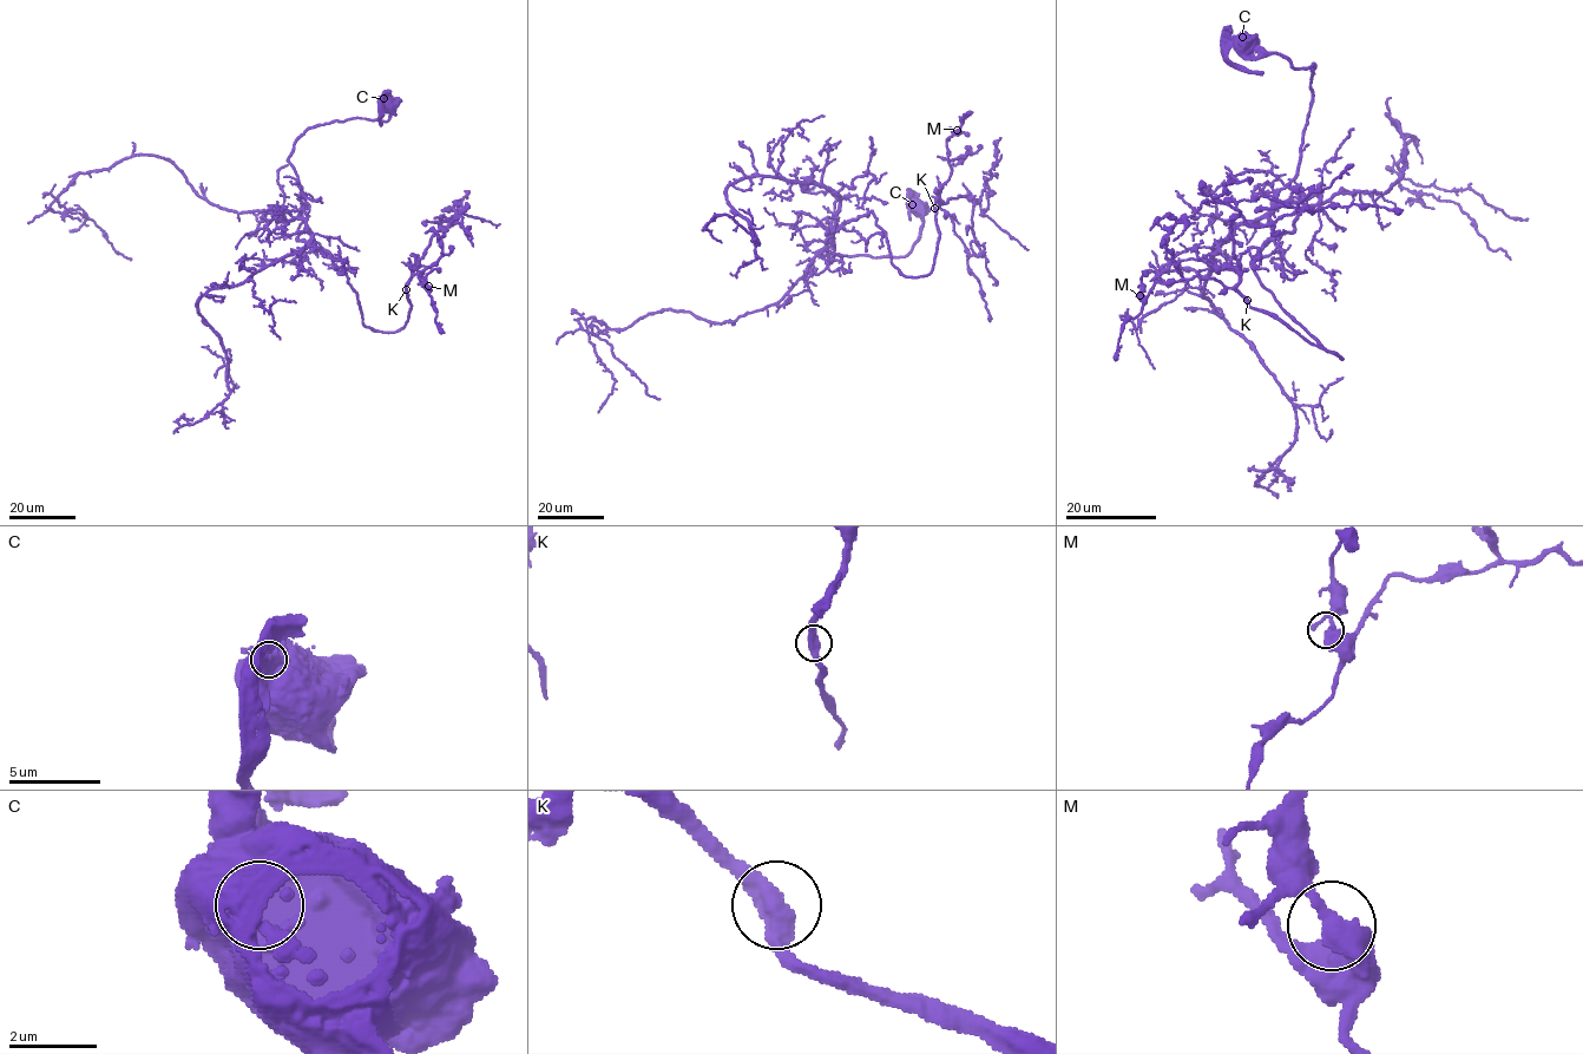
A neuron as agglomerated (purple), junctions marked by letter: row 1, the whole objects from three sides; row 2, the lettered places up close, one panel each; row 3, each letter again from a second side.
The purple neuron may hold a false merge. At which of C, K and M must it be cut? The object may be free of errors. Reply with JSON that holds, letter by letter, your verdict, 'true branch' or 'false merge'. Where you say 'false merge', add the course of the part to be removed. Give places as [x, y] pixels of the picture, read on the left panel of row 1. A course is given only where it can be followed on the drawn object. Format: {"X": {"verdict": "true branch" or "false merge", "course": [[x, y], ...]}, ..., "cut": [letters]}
{"C": {"verdict": "false merge", "course": [[383, 98], [382, 125]]}, "K": {"verdict": "true branch"}, "M": {"verdict": "true branch"}, "cut": ["C"]}

